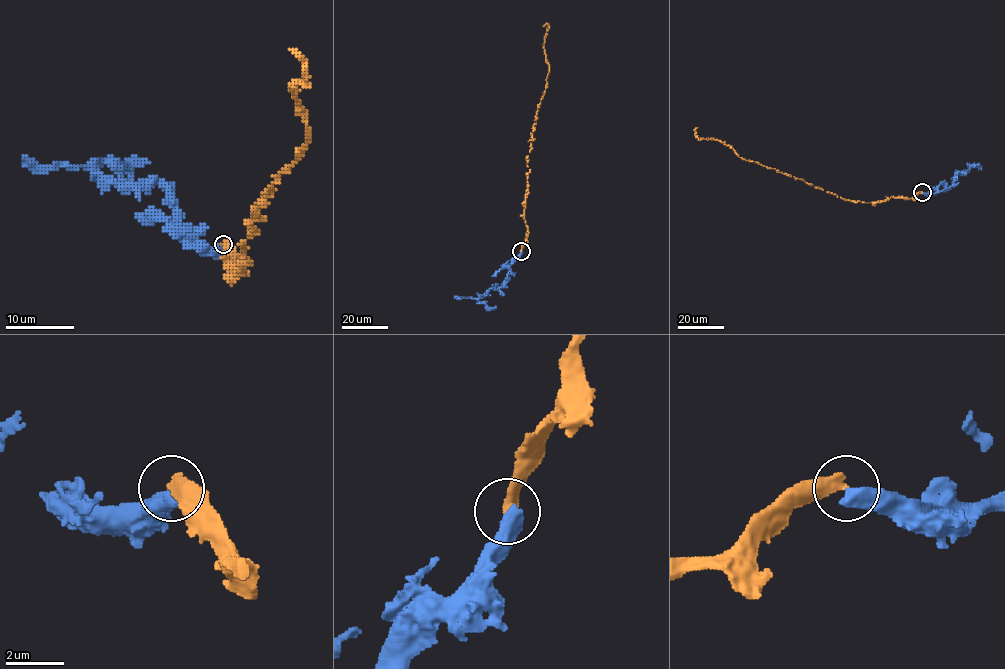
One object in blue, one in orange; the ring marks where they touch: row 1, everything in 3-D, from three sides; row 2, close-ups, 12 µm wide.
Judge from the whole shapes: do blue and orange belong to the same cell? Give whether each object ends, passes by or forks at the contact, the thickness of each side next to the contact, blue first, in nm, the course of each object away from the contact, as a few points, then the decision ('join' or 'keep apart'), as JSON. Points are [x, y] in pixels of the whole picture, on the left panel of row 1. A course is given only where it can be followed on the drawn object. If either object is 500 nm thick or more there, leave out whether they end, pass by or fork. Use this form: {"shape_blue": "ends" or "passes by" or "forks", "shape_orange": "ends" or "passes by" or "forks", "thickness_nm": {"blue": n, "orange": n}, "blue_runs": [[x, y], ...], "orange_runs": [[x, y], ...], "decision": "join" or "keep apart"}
{"thickness_nm": {"blue": 600, "orange": 380}, "blue_runs": [[224, 243], [198, 249], [189, 242], [164, 187], [118, 185], [73, 165], [32, 165], [22, 156]], "orange_runs": [[224, 243], [242, 272], [254, 209], [307, 143], [292, 88], [306, 64], [290, 50]], "decision": "keep apart"}

